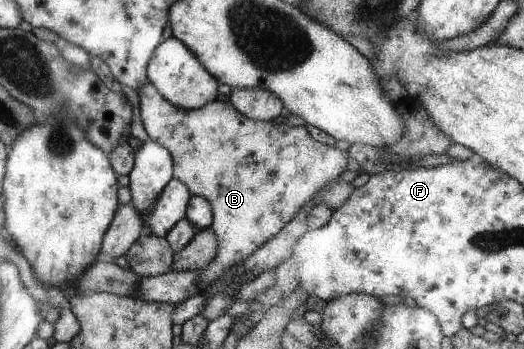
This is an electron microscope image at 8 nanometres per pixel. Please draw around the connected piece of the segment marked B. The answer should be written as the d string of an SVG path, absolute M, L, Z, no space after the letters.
M149 81L141 84L136 89L136 92L138 93L139 98L138 106L143 129L149 136L149 139L153 140L155 143L161 144L161 147L164 147L172 156L173 178L181 180L181 183L184 183L188 187L188 190L193 196L204 197L210 203L212 211L210 228L216 235L218 250L216 257L212 259L212 262L208 263L203 270L199 271L201 289L215 281L228 267L234 266L237 262L244 260L253 250L256 250L257 247L261 246L267 238L273 237L281 227L287 224L290 219L293 219L297 210L305 205L308 199L312 199L312 195L315 194L317 190L321 189L327 182L339 178L339 175L346 169L347 152L339 150L332 145L330 146L329 144L321 143L317 141L317 139L313 139L305 126L288 127L285 122L276 124L276 121L274 120L252 120L249 119L248 116L241 115L241 112L238 112L230 102L221 102L216 98L212 102L206 103L204 106L194 110L187 111L181 108L175 109L173 108L173 104L169 103Z

